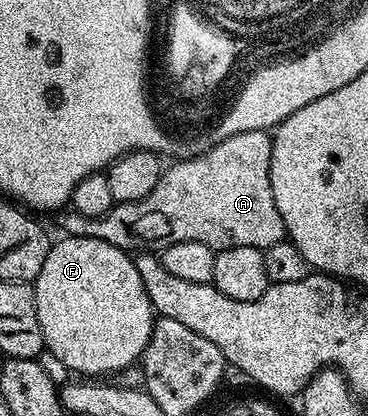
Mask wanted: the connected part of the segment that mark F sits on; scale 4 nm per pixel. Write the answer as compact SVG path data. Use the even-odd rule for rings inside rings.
M64 236L63 241L56 240L51 246L49 255L41 267L41 271L35 277L33 288L35 291L35 306L37 315L41 323L43 340L46 352L52 353L61 364L67 369L72 369L75 375L99 375L95 373L119 373L122 369L127 369L131 364L138 362L143 356L145 347L151 338L151 328L155 326L156 312L151 308L151 300L145 291L145 283L137 271L134 260L124 250L113 247L96 237L68 237Z

